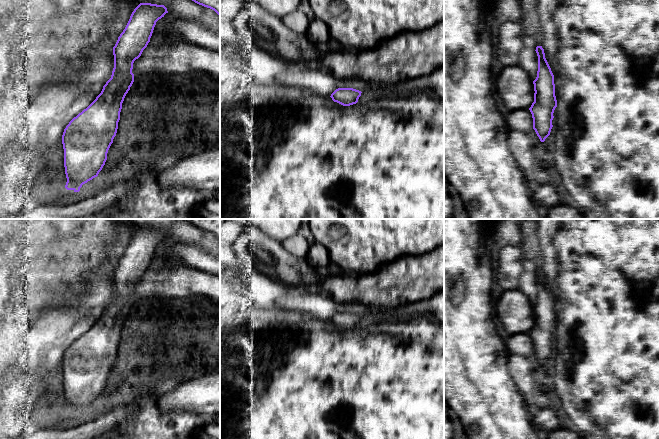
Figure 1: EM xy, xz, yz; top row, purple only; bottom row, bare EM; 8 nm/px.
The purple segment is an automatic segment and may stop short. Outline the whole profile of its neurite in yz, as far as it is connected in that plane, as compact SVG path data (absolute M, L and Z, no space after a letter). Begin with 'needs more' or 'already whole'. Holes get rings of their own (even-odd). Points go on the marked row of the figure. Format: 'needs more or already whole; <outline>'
already whole; M542 46L536 47L538 56L537 77L533 81L534 84L534 102L529 108L533 118L533 129L541 142L550 135L553 127L553 113L557 107L555 96L554 75L545 58Z

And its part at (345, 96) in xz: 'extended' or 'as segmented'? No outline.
as segmented

